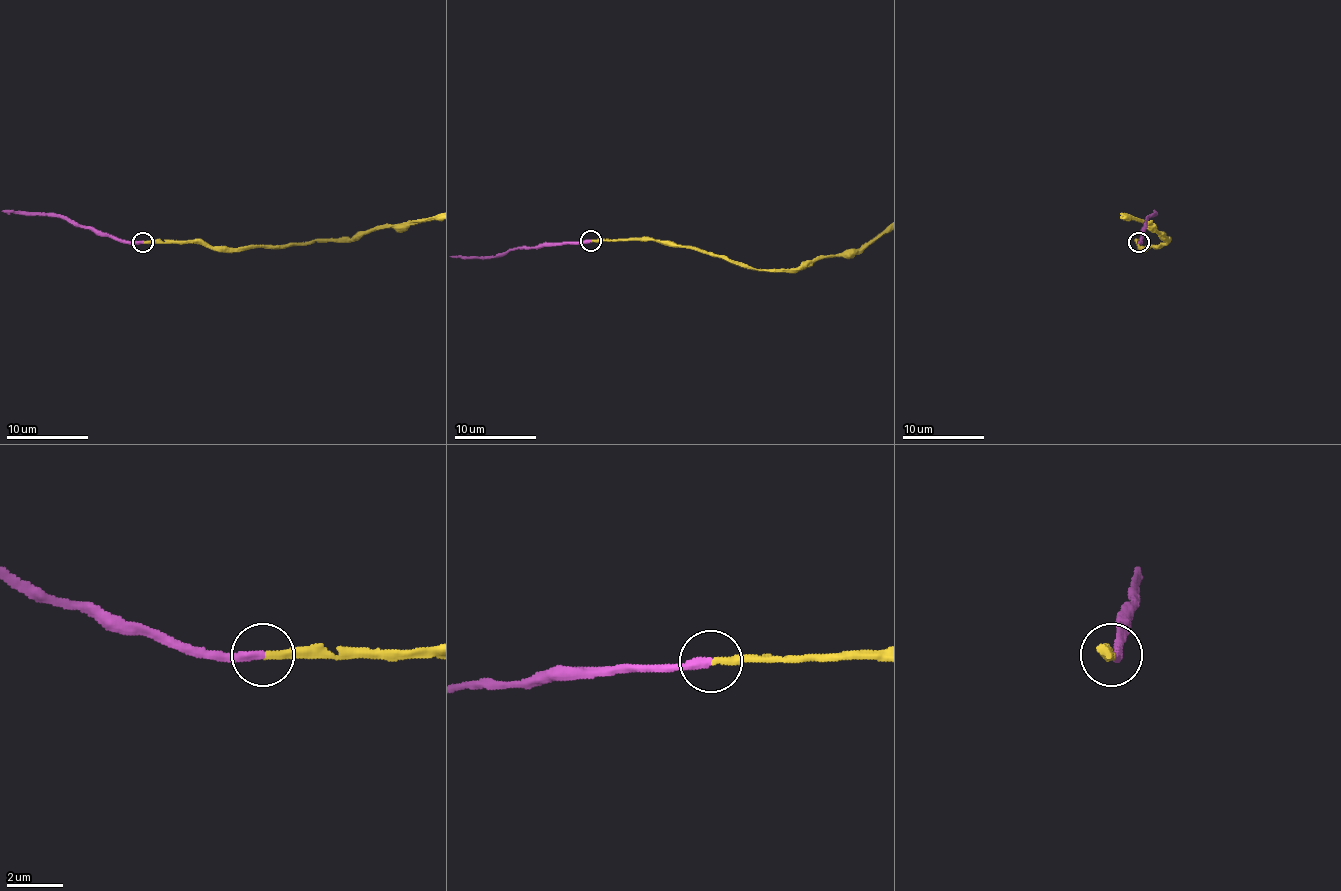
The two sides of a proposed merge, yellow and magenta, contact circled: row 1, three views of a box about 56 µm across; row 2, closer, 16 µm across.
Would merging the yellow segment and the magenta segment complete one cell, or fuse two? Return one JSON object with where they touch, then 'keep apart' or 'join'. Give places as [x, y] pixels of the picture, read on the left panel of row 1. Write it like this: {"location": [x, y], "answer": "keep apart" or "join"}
{"location": [142, 242], "answer": "join"}

